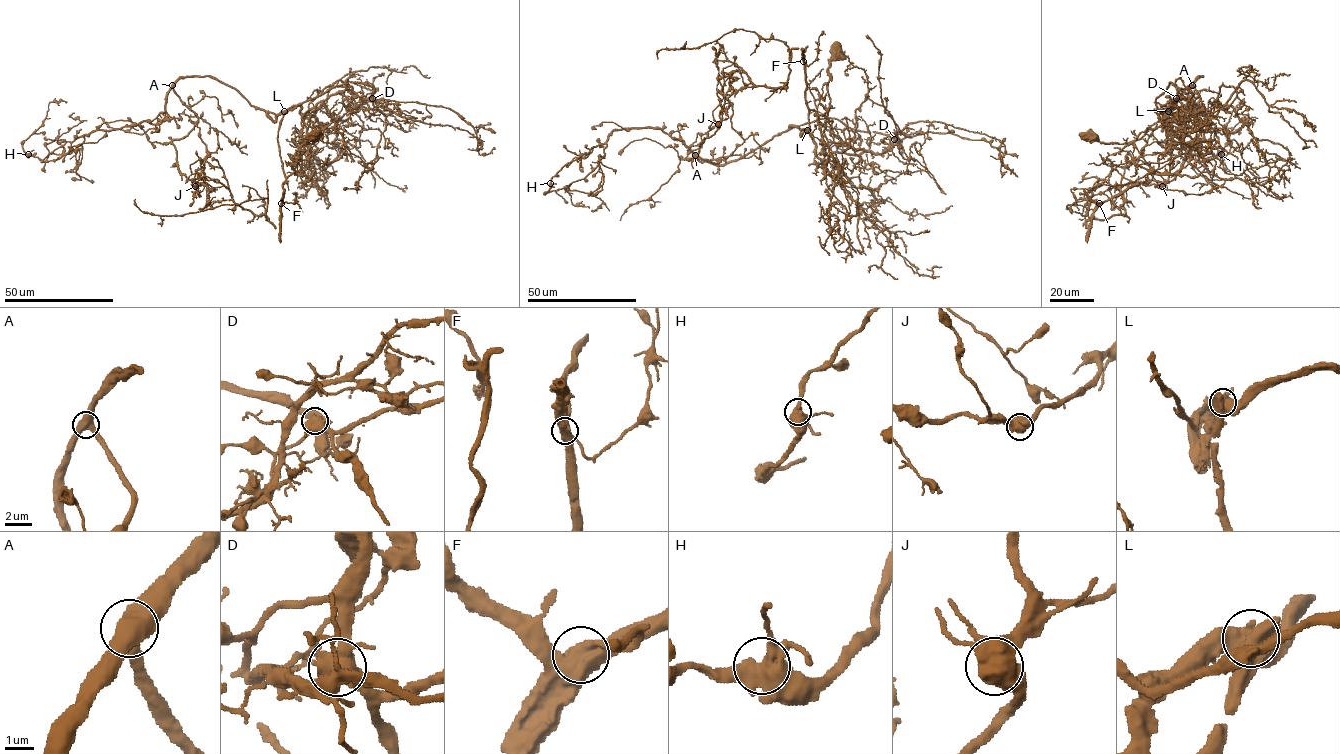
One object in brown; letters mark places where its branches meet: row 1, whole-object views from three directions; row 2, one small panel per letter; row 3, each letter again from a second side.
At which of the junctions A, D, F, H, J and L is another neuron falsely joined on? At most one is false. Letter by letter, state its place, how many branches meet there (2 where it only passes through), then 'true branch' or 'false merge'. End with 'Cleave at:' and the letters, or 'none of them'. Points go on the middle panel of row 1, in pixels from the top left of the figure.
A: place (695, 155); branches 3; true branch
D: place (894, 139); branches 4; true branch
F: place (803, 61); branches 3; true branch
H: place (550, 183); branches 4; true branch
J: place (718, 124); branches 4; true branch
L: place (807, 130); branches 4; false merge
Cleave at: L

